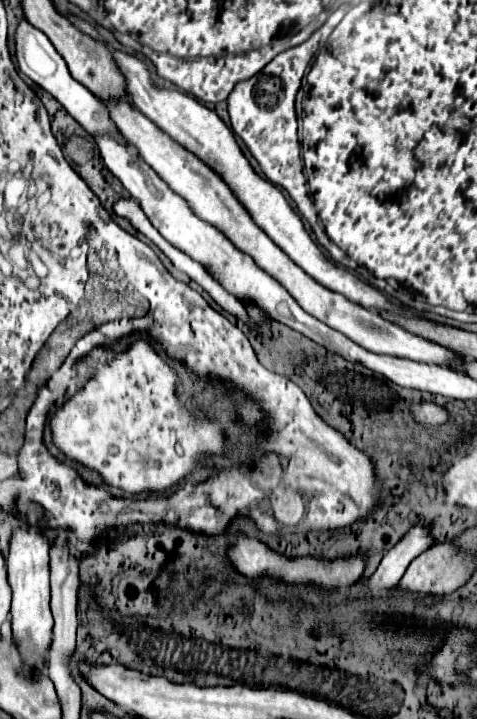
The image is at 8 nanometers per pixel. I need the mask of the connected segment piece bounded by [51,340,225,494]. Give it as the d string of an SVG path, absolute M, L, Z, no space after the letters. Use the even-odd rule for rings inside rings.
M145 340L135 342L121 354L109 352L109 360L101 364L87 386L55 412L51 420L53 442L65 456L99 472L107 484L127 494L161 494L187 476L201 454L225 452L225 442L215 422L193 424L193 412L176 395L177 380L177 374ZM147 420L154 420L149 434ZM177 442L183 448L181 454L175 452Z

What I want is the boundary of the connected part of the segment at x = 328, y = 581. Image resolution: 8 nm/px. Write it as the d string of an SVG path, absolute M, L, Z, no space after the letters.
M235 534L235 542L227 548L227 556L233 562L233 566L245 574L247 578L257 578L257 576L273 576L273 578L283 578L287 582L317 582L325 586L347 586L355 580L361 578L365 570L365 554L341 558L341 560L321 560L315 556L281 556L281 552L271 550L267 544L249 538L245 534Z

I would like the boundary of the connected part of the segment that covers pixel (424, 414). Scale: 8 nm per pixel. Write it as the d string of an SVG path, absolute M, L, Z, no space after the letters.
M431 402L429 404L415 404L411 408L411 414L417 422L421 422L423 426L429 426L429 428L437 428L449 420L449 414Z

